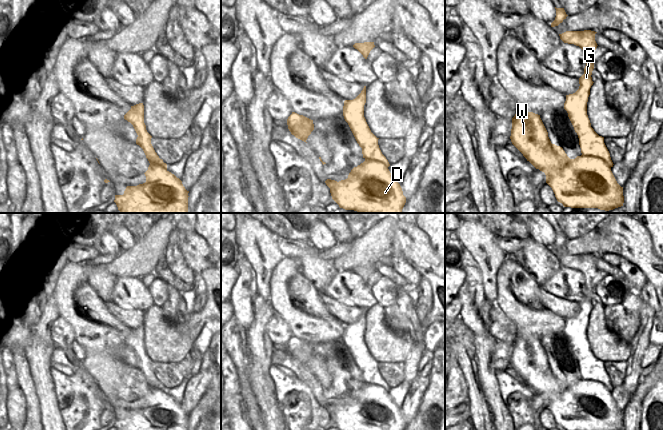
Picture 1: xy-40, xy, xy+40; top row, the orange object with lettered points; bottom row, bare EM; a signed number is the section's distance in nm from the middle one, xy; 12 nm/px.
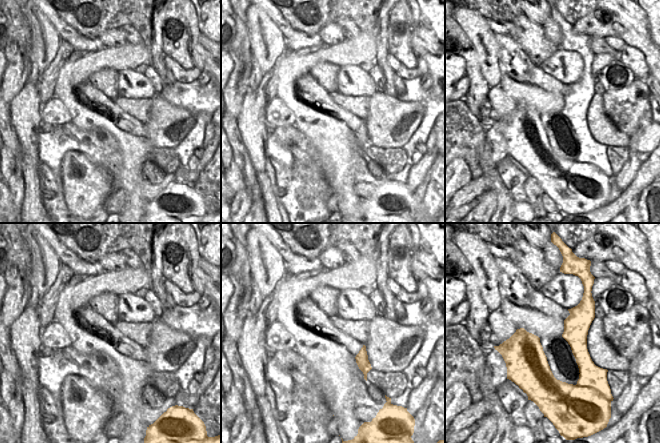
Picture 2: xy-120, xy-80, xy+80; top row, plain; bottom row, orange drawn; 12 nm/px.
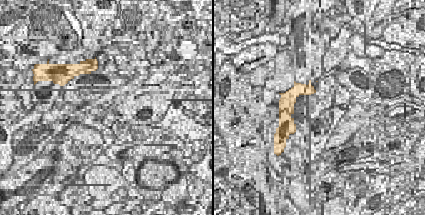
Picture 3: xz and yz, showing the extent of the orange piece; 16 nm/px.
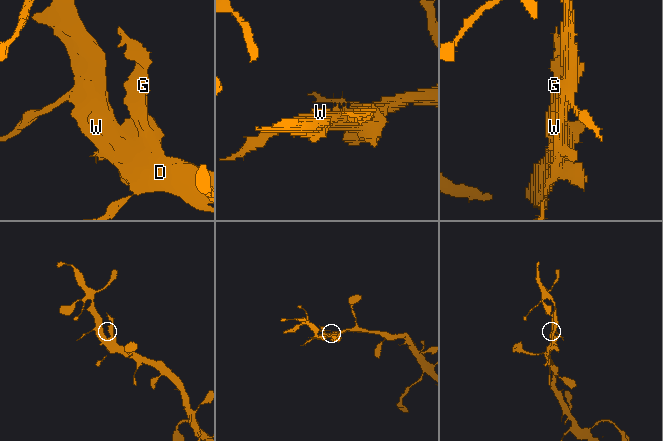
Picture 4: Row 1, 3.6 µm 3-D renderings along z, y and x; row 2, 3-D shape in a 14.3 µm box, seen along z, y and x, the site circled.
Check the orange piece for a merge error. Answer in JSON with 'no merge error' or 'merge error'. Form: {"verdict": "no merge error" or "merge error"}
{"verdict": "merge error"}

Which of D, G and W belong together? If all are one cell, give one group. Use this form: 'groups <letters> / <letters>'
groups D W / G

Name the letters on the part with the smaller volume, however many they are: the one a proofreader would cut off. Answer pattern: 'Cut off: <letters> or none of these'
Cut off: G

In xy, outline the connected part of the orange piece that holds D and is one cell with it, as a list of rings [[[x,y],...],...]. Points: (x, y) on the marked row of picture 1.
[[[366,160],[354,167],[348,178],[339,182],[331,179],[325,181],[330,188],[332,199],[345,210],[361,213],[402,213],[406,203],[400,184],[391,175],[388,167],[377,160]]]

